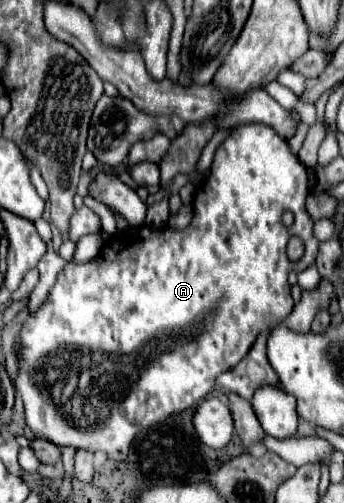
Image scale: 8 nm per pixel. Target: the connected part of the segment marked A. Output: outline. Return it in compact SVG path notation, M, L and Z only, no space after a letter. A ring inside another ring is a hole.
M244 124L236 126L224 142L218 146L212 172L206 180L206 184L196 192L194 196L194 218L186 230L172 230L168 226L164 228L126 228L116 232L110 238L110 244L106 244L100 254L84 264L68 264L56 278L56 284L52 292L48 292L44 304L34 312L28 314L28 318L22 324L20 338L22 338L22 352L18 356L18 374L16 374L16 390L24 402L26 408L26 424L36 434L36 438L44 438L58 448L70 446L76 450L88 450L88 452L104 452L110 460L124 462L128 458L130 442L136 438L140 428L148 428L152 424L164 422L168 416L178 414L190 406L194 406L200 398L204 398L214 386L216 376L234 368L246 352L256 342L258 334L268 332L276 324L280 324L294 308L292 296L290 296L290 284L288 284L288 272L298 272L314 264L316 252L318 252L318 240L312 236L312 220L306 214L304 202L308 196L308 178L306 178L306 166L290 152L286 140L282 140L270 126L264 124ZM290 210L294 214L294 224L290 228L284 226L282 214ZM292 236L298 236L304 242L304 256L298 262L290 262L286 254L288 240Z

